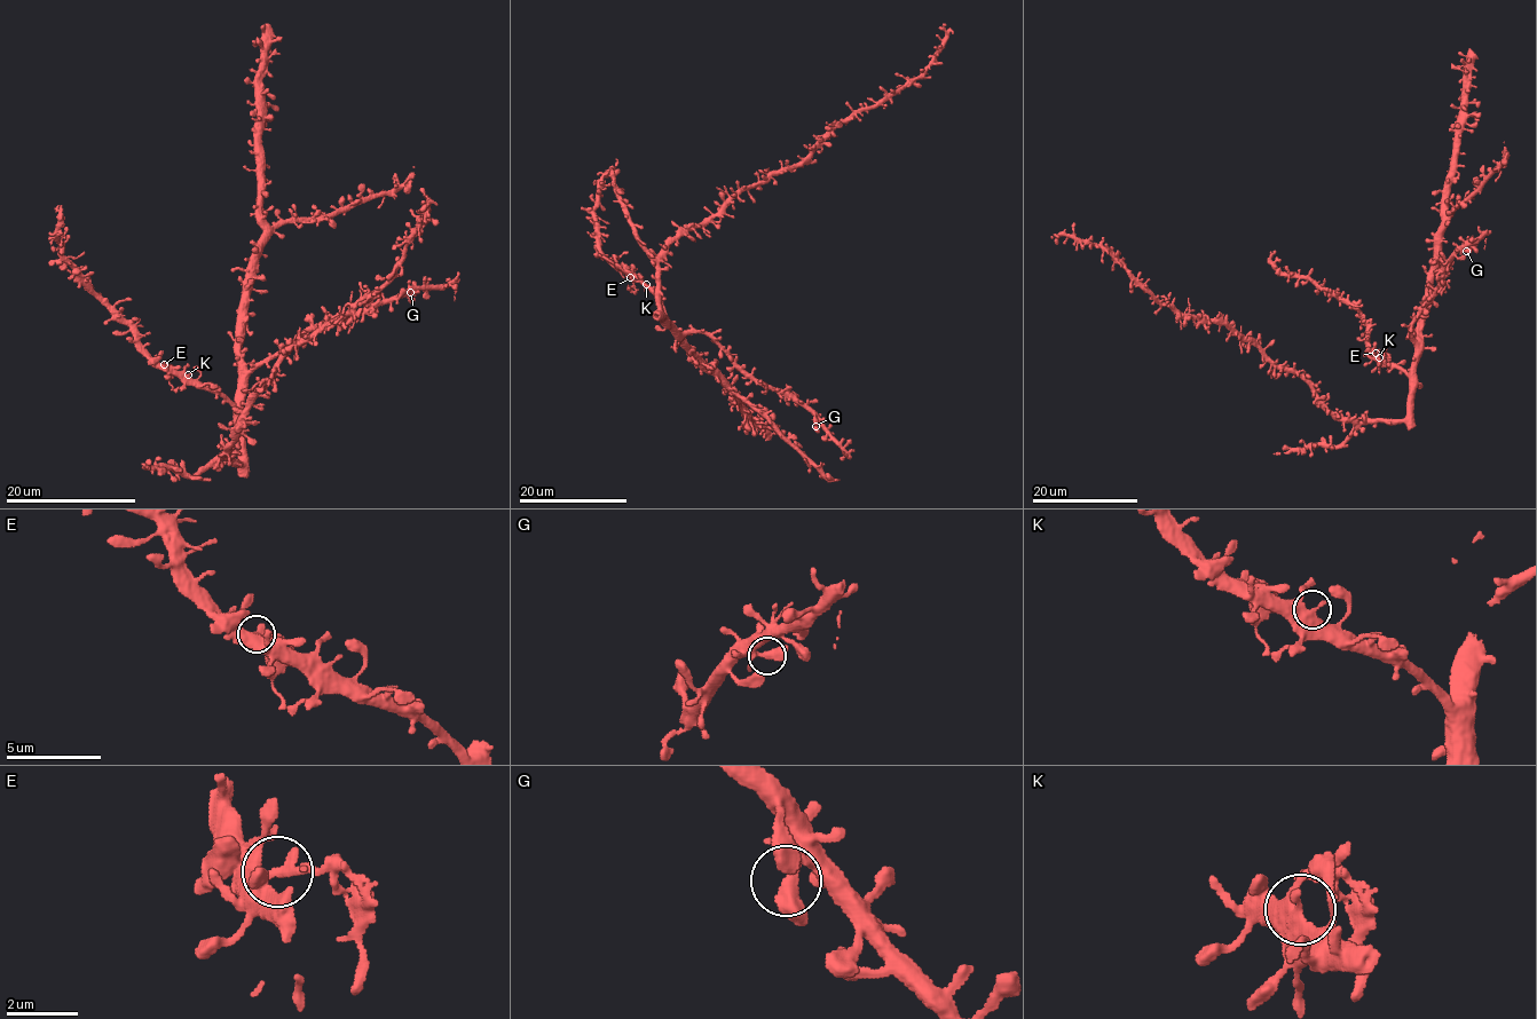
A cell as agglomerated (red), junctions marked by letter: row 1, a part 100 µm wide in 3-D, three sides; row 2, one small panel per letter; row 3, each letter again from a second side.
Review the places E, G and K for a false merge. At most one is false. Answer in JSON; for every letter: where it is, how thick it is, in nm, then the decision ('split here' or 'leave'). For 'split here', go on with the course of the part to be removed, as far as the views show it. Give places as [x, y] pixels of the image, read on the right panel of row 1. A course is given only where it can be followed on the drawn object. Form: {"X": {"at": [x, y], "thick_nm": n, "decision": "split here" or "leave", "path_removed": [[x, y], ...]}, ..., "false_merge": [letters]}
{"E": {"at": [1376, 353], "thick_nm": 400, "decision": "split here", "path_removed": [[1376, 353], [1388, 360], [1387, 371]]}, "G": {"at": [1466, 251], "thick_nm": 400, "decision": "leave"}, "K": {"at": [1379, 357], "thick_nm": 400, "decision": "leave"}, "false_merge": ["E"]}

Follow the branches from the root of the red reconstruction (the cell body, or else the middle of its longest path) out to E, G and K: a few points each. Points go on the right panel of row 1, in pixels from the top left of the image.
E: (1370, 420), (1403, 419), (1408, 415), (1409, 378), (1403, 371), (1381, 363), (1376, 353)
G: (1370, 420), (1403, 419), (1408, 415), (1415, 350), (1409, 332), (1439, 286), (1440, 273), (1458, 251), (1466, 251)
K: (1370, 420), (1403, 419), (1408, 415), (1409, 378), (1403, 371), (1387, 366), (1379, 357)

